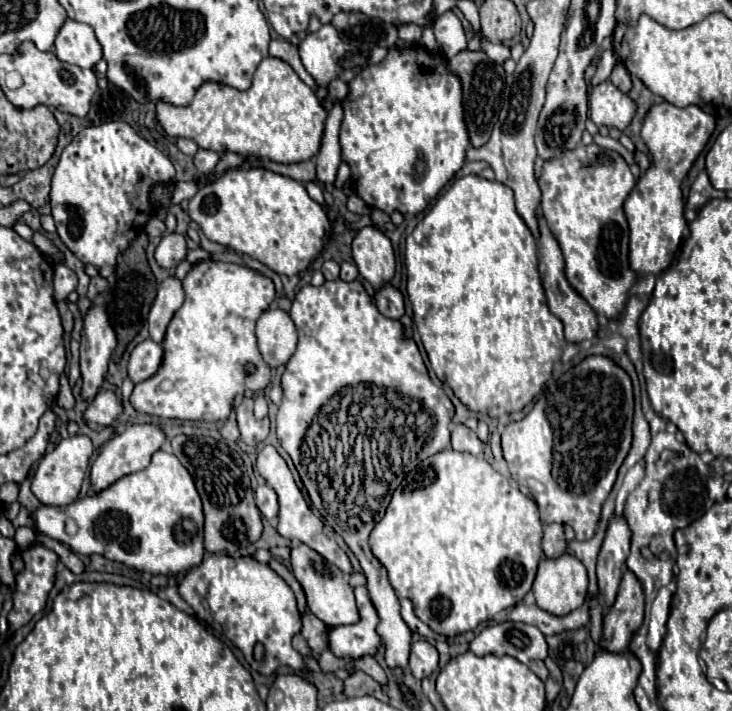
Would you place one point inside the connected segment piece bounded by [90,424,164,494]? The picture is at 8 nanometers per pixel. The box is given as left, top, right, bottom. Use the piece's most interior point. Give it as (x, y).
(131, 451)

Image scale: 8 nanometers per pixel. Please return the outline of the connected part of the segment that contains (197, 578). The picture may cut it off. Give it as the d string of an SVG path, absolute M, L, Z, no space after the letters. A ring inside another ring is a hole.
M210 554L180 580L178 594L194 608L200 620L222 630L242 650L254 670L266 676L282 666L290 666L296 672L306 670L302 656L290 644L292 636L302 628L294 592L268 564L260 564L252 556L232 558L228 554ZM258 642L264 646L264 660L262 664L252 664L252 648Z

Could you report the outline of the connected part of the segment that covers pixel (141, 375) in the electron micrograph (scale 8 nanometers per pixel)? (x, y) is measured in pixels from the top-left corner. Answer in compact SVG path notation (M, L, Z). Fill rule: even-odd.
M150 338L140 342L132 354L130 354L130 362L128 362L128 376L134 384L150 378L162 364L162 346L152 342Z

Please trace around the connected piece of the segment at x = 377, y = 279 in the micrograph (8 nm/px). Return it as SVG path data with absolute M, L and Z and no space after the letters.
M364 226L356 232L352 240L352 258L360 270L360 276L374 288L380 288L394 276L396 260L392 242L376 226Z

